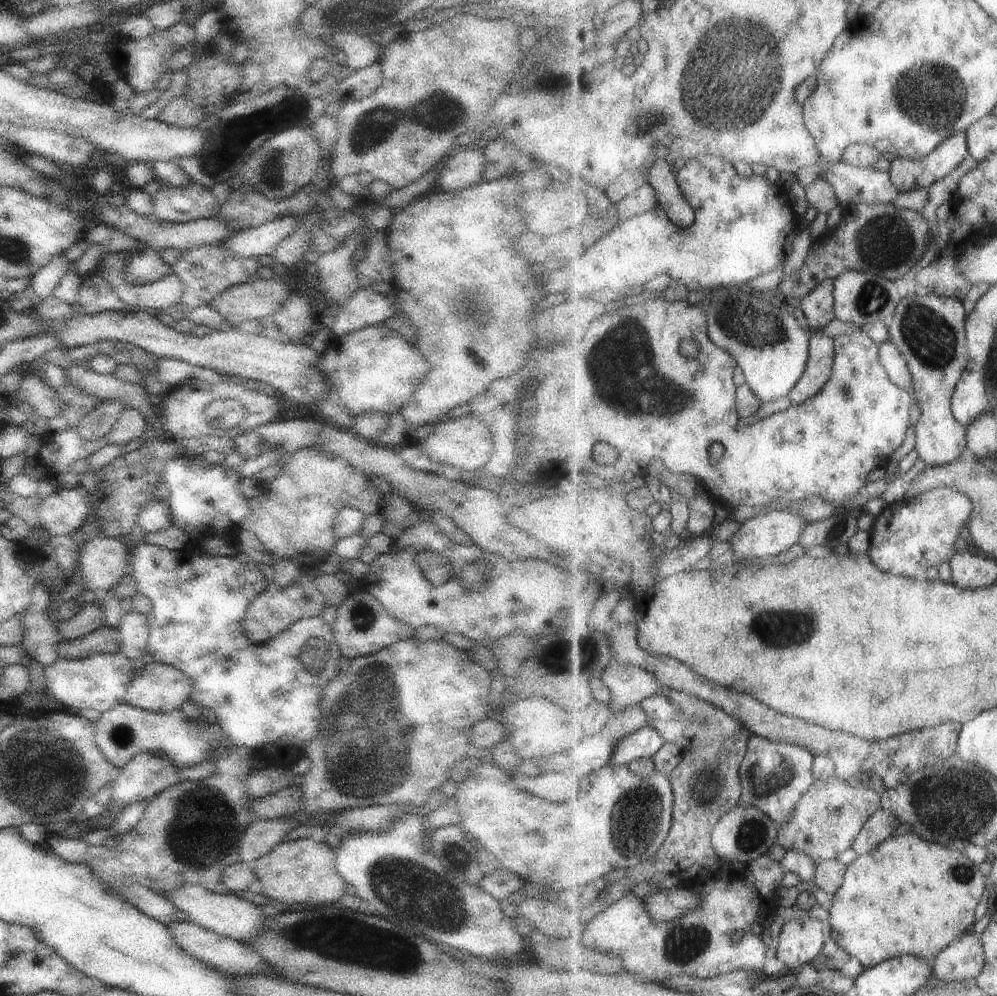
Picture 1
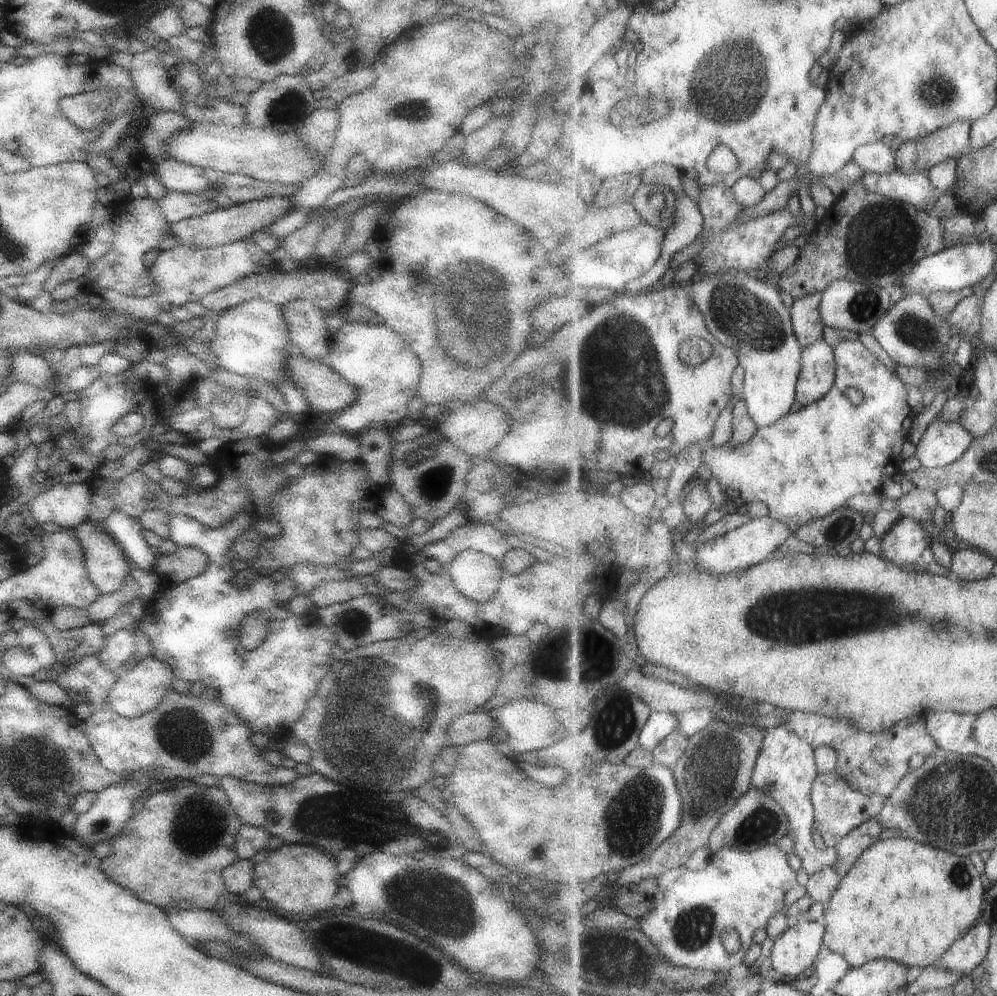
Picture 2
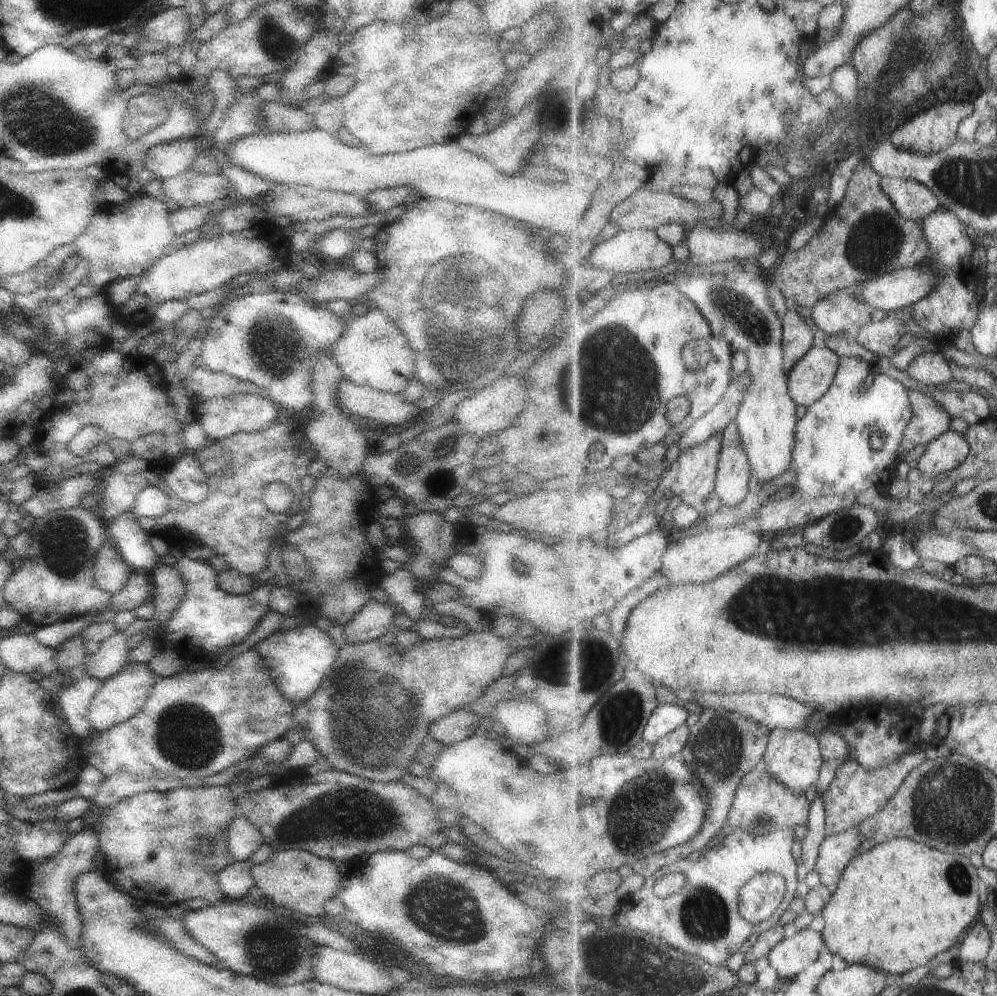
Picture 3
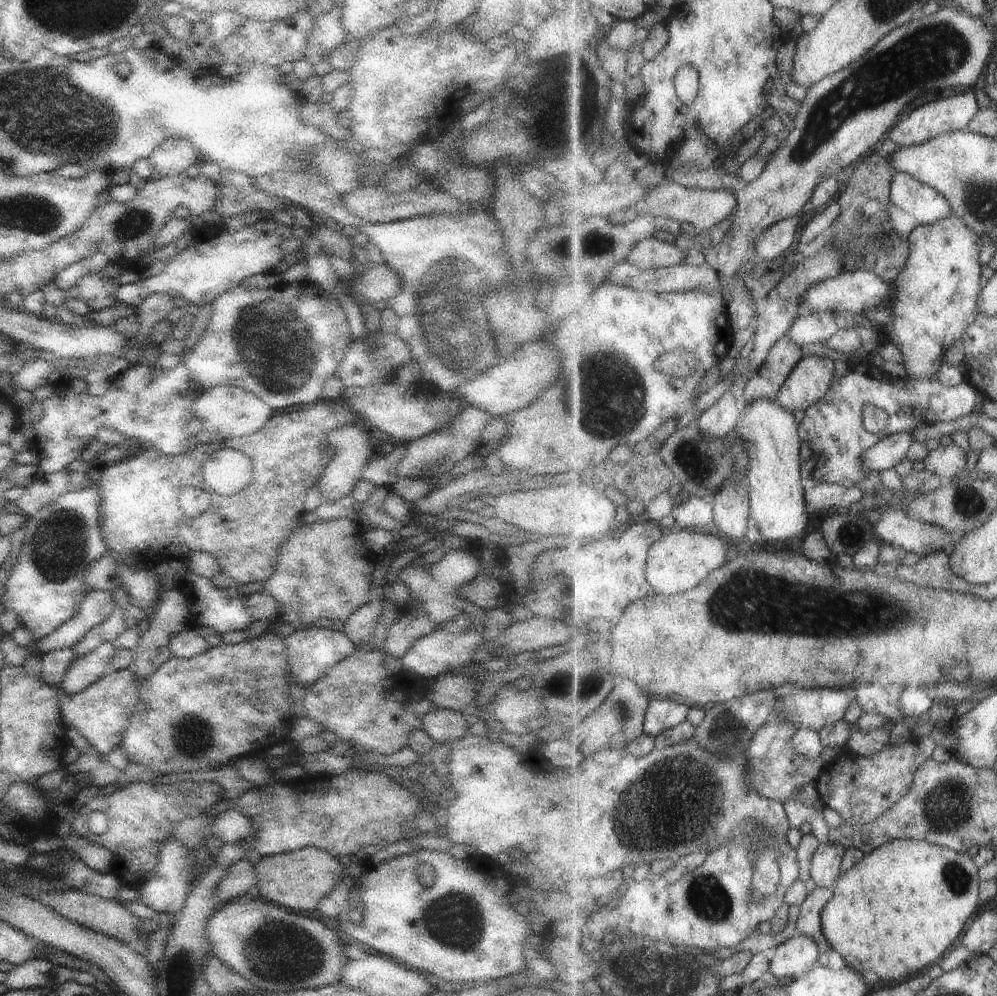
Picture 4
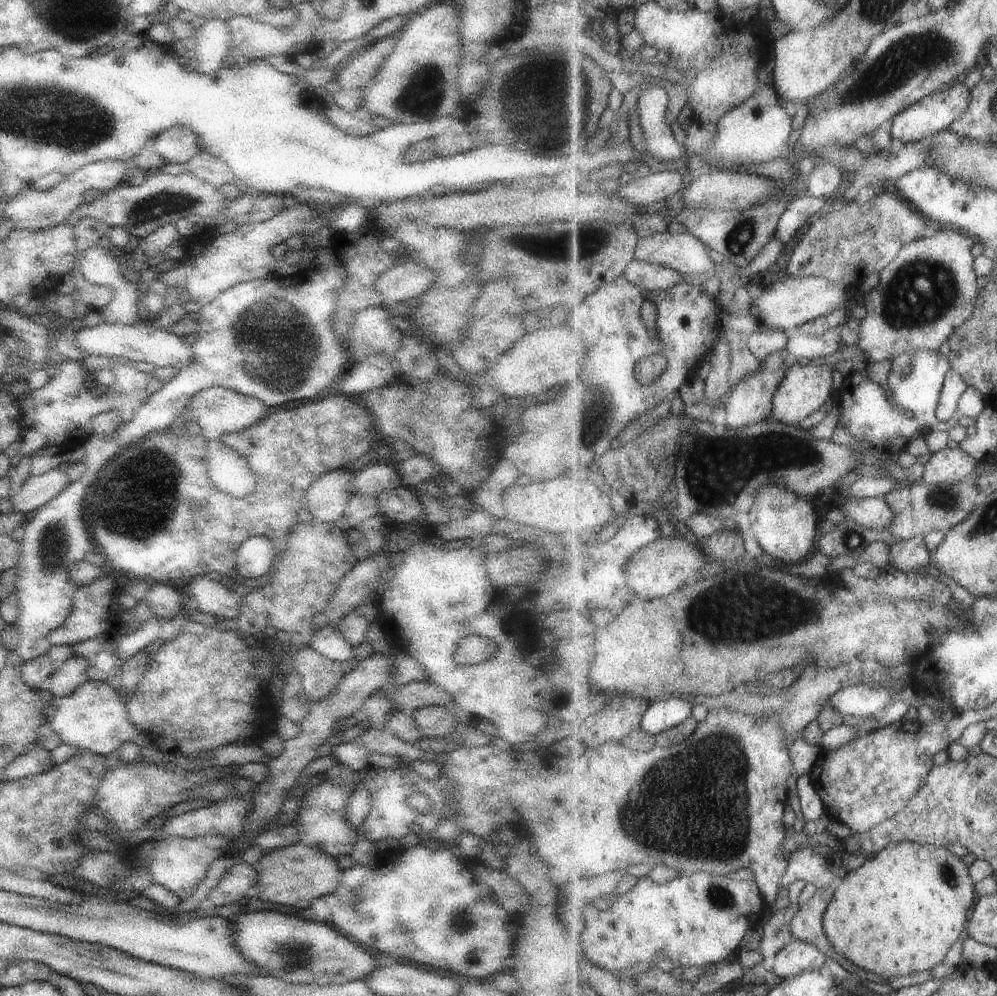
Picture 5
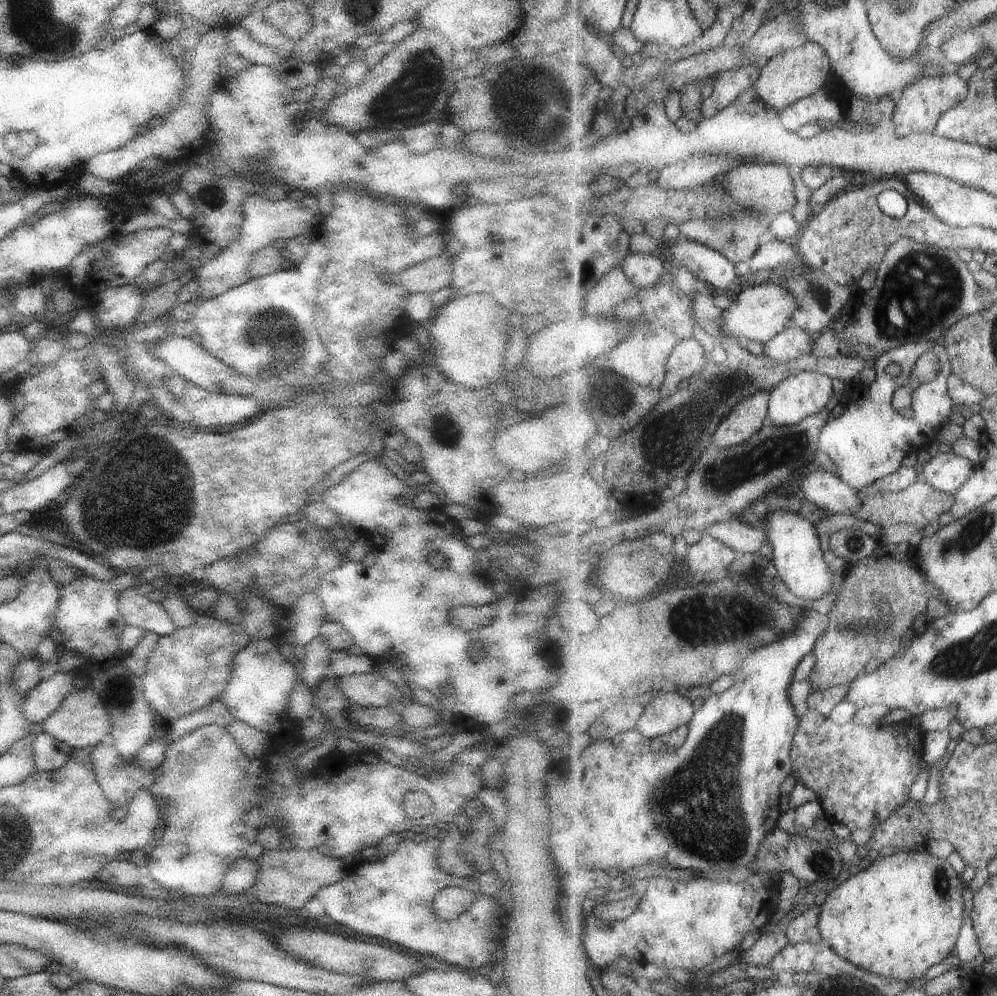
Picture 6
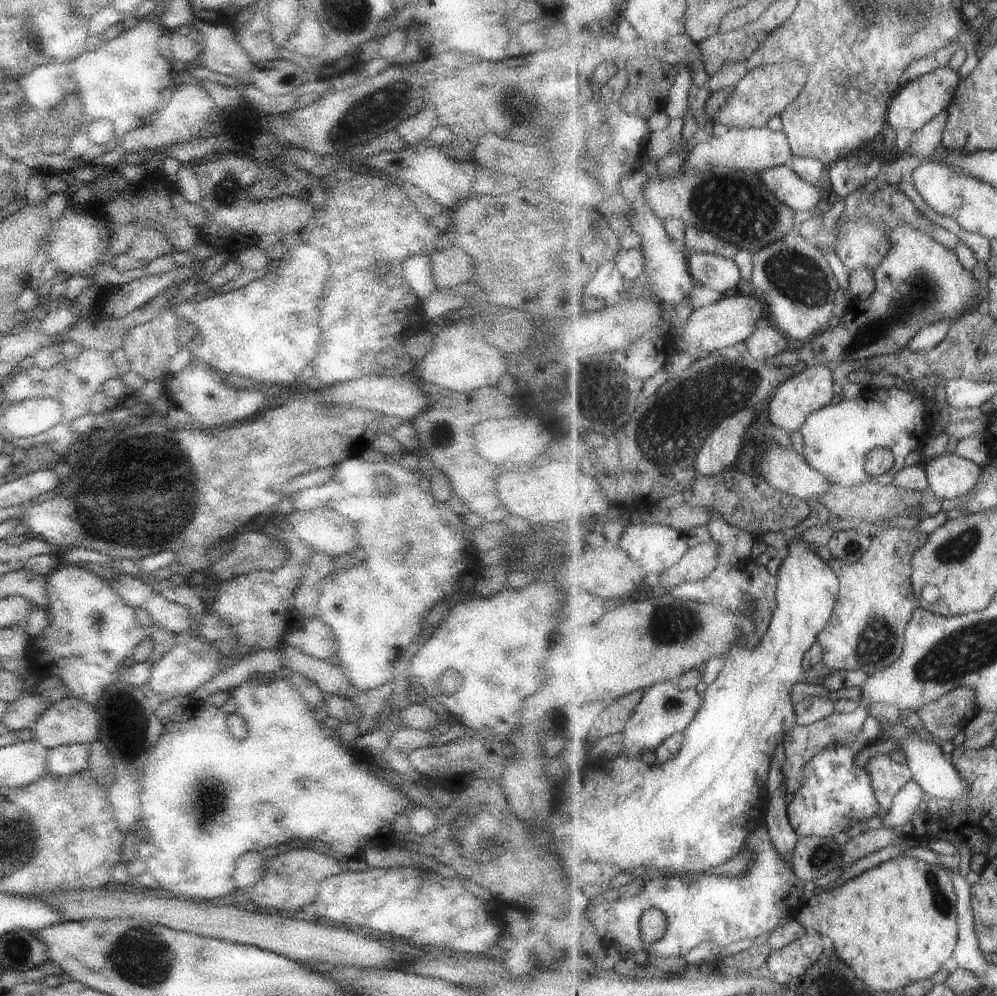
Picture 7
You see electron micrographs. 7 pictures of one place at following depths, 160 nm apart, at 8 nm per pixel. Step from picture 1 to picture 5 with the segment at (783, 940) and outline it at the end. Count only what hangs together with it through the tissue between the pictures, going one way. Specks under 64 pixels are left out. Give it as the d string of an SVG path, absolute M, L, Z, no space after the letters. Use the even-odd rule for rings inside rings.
M794 939L774 956L772 972L782 980L790 979L805 971L820 970L827 959L826 953L814 944Z

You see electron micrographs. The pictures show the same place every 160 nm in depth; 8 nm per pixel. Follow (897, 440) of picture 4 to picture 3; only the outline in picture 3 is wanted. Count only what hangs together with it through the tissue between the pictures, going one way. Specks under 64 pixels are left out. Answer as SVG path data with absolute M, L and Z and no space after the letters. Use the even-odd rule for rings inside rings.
M908 389L913 407L913 416L906 428L904 439L900 445L898 460L901 460L916 444L928 445L932 440L947 432L952 425L952 416L946 408L929 394L919 389Z

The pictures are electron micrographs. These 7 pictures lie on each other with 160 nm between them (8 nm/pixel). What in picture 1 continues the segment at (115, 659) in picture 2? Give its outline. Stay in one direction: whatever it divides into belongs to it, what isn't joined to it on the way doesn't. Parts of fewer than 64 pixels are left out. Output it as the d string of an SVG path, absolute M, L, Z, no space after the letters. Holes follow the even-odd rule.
M124 611L124 616L120 624L116 627L116 630L119 632L119 652L130 661L138 662L141 656L147 653L149 633L147 617L143 616L143 614L139 614L139 612Z

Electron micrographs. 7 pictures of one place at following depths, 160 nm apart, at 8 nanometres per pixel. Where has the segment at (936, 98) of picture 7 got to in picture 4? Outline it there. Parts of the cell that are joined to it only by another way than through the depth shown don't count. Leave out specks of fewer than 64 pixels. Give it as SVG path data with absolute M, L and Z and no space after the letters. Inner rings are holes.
M975 92L941 98L941 100L929 102L929 104L921 106L921 108L913 110L909 116L899 118L888 135L900 147L910 147L926 143L928 140L934 139L943 133L964 131L971 120L979 114L979 111L981 111L981 108L977 104Z

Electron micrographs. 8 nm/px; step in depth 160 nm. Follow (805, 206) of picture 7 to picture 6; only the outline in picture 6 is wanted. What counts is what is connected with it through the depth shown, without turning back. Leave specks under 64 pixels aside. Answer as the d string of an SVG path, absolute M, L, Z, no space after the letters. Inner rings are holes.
M749 162L737 165L734 169L721 175L718 184L730 197L748 209L754 209L768 216L776 216L782 212L793 210L797 204L795 184L787 170L788 166L781 164L758 165Z

